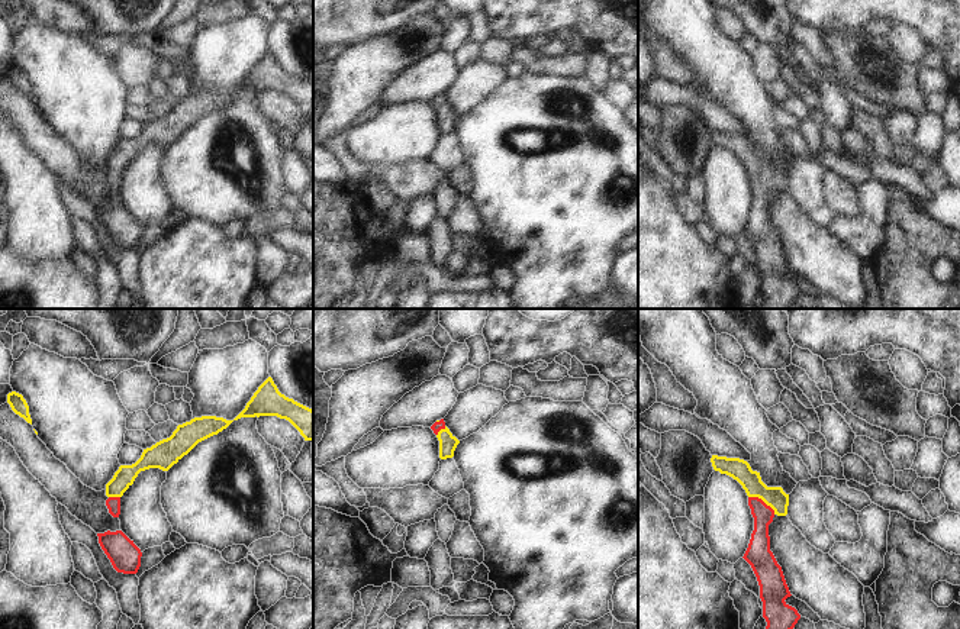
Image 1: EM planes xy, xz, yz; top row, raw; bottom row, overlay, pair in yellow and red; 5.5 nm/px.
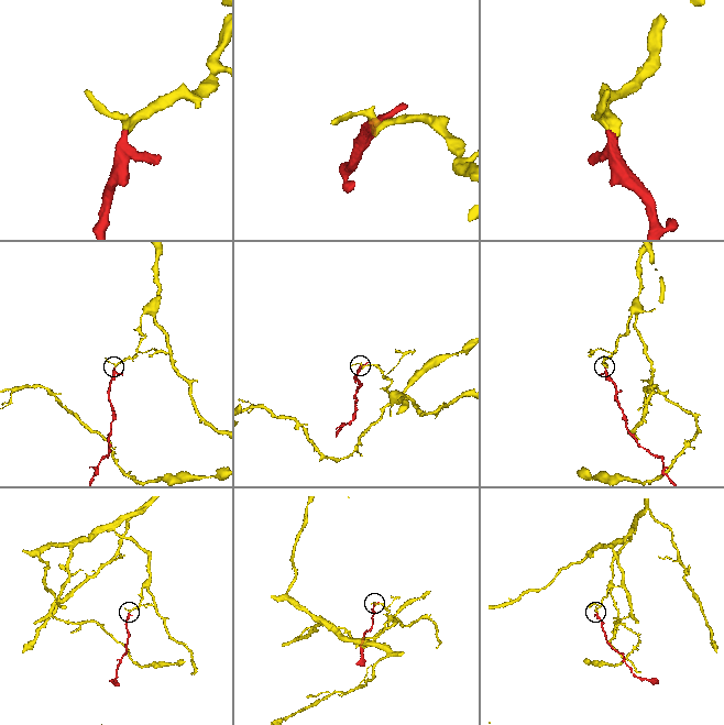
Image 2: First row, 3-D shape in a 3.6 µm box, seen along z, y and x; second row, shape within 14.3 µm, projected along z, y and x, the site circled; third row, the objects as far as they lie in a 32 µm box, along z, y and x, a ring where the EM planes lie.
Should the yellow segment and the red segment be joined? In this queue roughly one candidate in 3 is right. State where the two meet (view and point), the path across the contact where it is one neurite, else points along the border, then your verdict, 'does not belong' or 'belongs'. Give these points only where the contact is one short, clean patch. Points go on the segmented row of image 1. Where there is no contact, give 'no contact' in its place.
meets yellow in yz at (763, 500); runs through yz (740, 470), (751, 481), (763, 500), (763, 515); belongs

